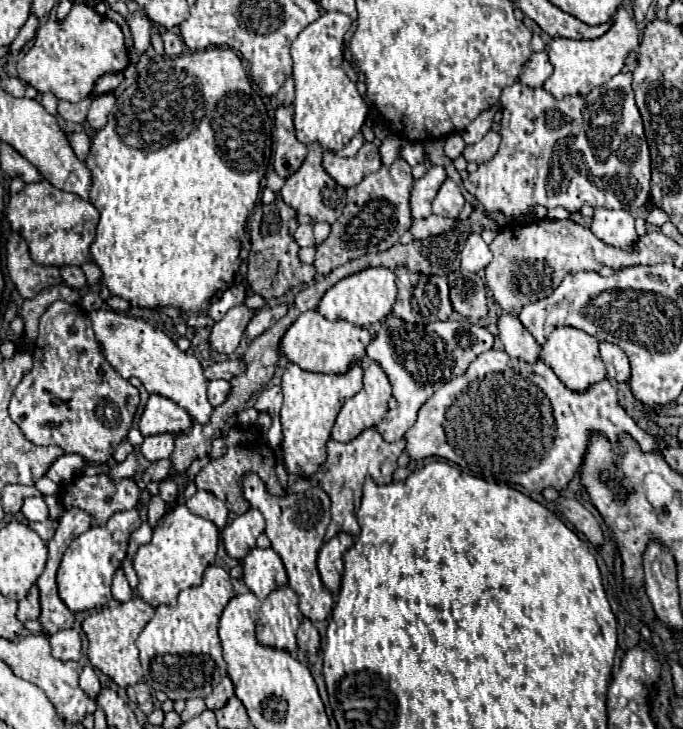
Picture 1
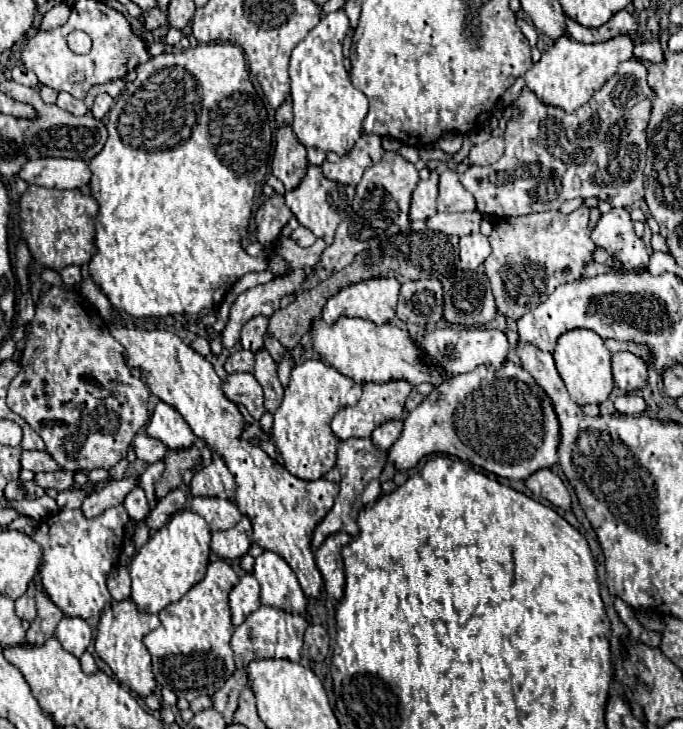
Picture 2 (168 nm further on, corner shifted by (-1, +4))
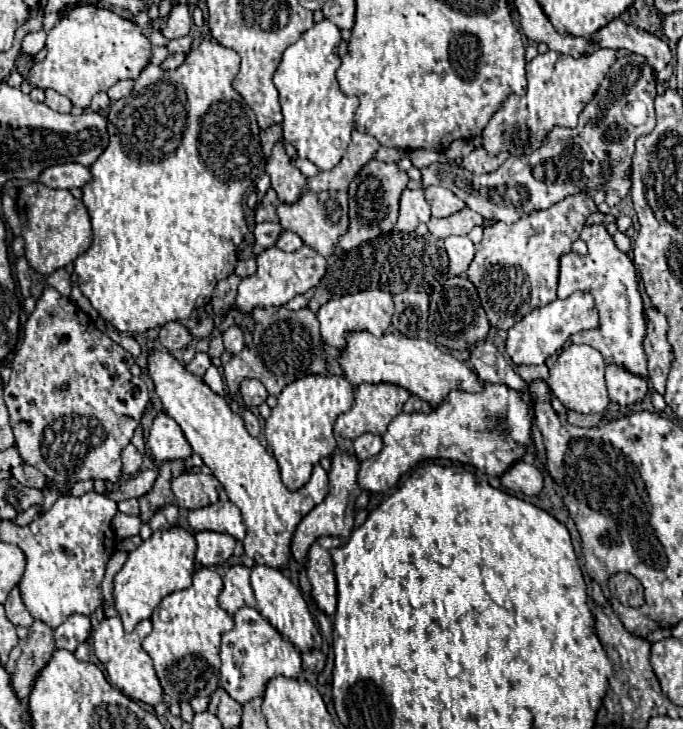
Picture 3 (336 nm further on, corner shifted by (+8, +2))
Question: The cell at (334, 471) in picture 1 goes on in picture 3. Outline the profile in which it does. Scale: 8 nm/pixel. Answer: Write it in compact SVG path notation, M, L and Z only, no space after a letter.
M334 455L332 457L332 467L328 471L328 479L330 479L330 491L326 495L326 499L316 505L296 527L294 531L294 537L292 537L292 545L290 545L290 551L292 551L292 557L296 561L304 561L310 545L318 539L318 537L350 537L352 529L354 529L354 501L356 497L360 495L360 489L358 489L358 483L356 483L356 473L358 473L358 459L352 457L352 455Z

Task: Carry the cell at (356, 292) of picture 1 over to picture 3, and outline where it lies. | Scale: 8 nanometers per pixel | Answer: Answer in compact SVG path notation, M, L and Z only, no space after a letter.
M360 291L354 295L344 295L338 299L330 299L326 305L318 309L318 321L322 339L342 351L346 347L346 335L354 331L370 331L372 335L380 337L390 327L390 319L394 313L394 301L388 291Z

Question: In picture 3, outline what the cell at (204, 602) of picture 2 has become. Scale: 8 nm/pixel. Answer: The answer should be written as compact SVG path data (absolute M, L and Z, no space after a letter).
M202 567L194 573L188 589L164 597L152 615L154 631L144 639L144 649L152 657L162 689L172 701L190 701L194 697L212 695L218 689L220 637L234 627L232 615L218 605L220 591L222 577Z

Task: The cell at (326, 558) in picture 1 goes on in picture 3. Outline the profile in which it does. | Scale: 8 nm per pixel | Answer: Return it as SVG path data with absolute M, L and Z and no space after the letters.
M318 543L310 547L308 553L308 579L312 585L312 599L320 611L328 617L336 611L336 577L334 577L334 563L326 549Z

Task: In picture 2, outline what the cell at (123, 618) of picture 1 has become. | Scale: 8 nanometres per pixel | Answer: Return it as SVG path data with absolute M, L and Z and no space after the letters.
M131 599L111 603L111 607L103 611L97 623L97 637L95 637L97 655L111 667L115 677L139 697L145 697L155 689L155 677L151 673L151 657L145 645L141 643L141 639L143 635L147 635L151 629L157 629L157 627L159 627L157 615L139 611L139 607Z

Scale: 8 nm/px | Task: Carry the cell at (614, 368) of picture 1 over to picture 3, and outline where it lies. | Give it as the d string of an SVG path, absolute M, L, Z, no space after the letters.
M620 365L606 367L606 385L610 401L618 403L620 407L642 403L648 393L648 383L642 377L626 373L626 369L622 369Z

